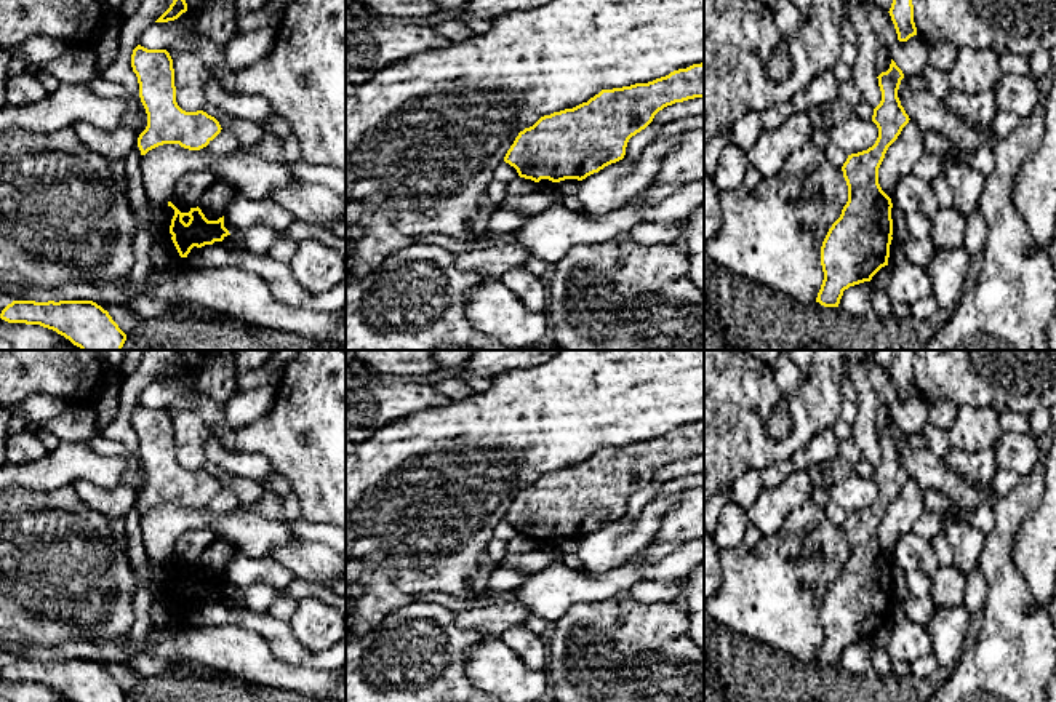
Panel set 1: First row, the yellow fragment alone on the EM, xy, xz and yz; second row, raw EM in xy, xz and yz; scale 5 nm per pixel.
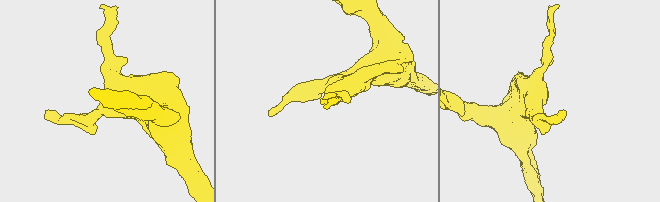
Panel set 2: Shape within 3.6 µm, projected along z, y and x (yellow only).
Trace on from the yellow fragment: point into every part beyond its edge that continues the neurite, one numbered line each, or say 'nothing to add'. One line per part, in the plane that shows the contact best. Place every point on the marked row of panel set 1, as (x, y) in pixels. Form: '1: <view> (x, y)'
nothing to add

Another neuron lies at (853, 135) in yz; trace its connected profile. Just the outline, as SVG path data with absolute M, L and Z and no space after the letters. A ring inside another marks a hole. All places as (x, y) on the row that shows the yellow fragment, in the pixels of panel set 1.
M851 115L829 130L830 142L846 155L872 147L878 138L878 128L872 120Z

